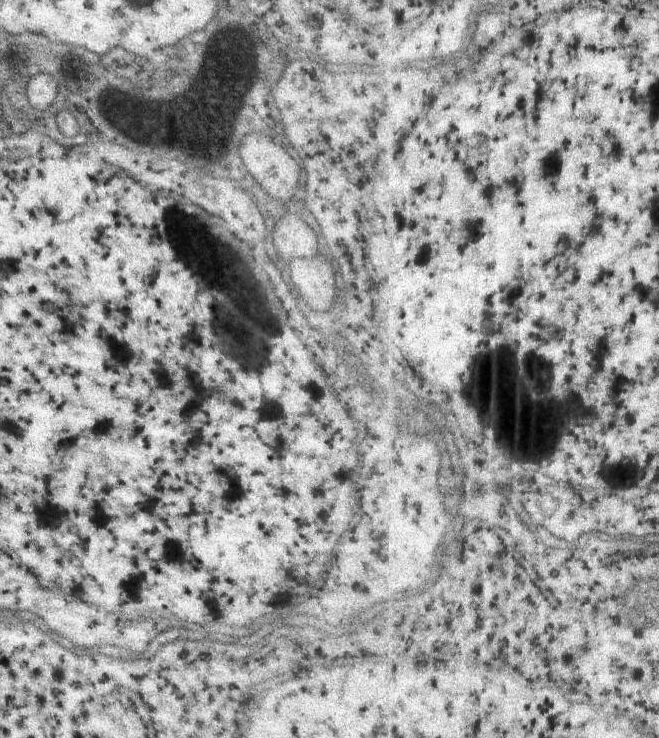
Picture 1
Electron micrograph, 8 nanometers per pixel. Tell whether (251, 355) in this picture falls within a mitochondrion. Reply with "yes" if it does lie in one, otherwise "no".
yes

